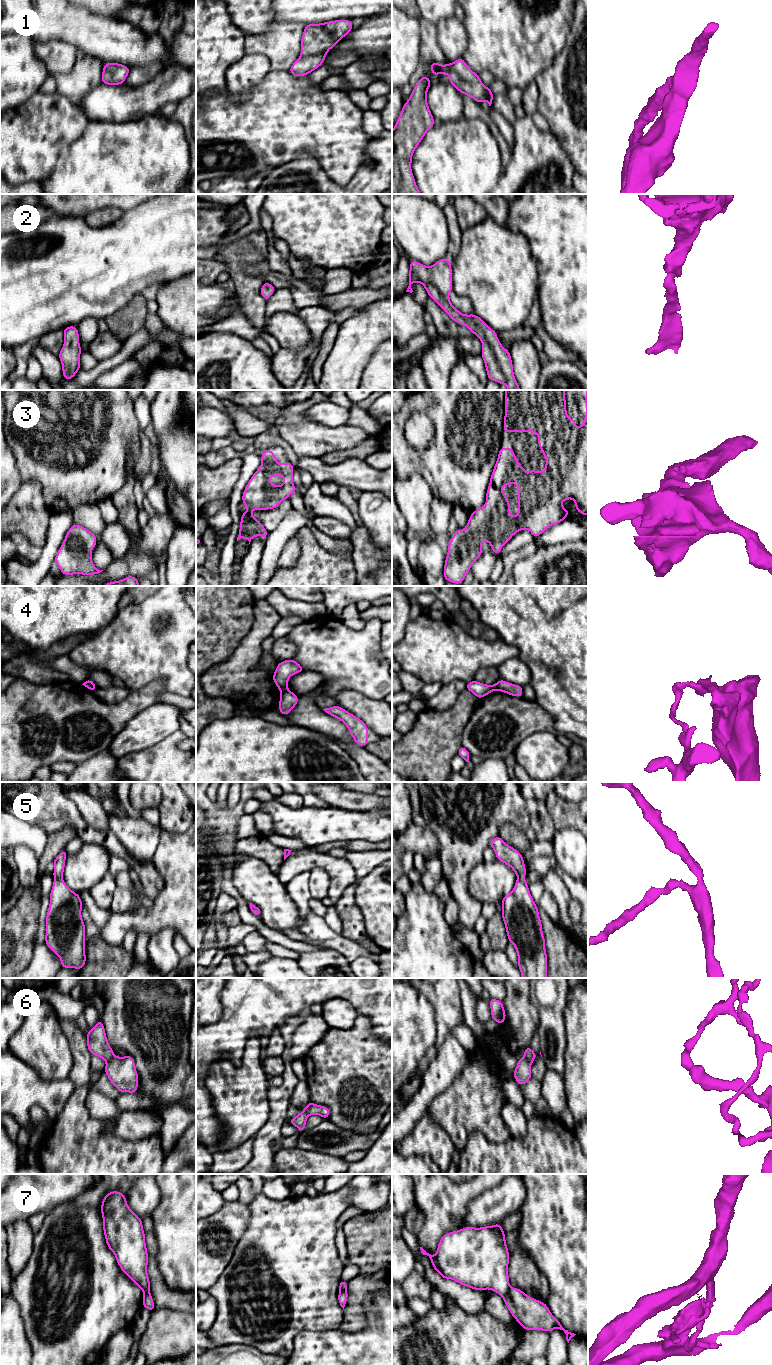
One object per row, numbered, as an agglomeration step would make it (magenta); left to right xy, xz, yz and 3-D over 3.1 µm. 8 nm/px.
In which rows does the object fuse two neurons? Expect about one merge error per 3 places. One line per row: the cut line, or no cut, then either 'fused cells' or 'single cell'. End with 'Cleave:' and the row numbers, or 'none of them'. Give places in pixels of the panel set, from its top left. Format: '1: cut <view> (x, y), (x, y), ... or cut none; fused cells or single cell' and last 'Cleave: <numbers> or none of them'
1: cut none; single cell
2: cut none; single cell
3: cut none; single cell
4: cut yz (496, 683), (497, 689); fused cells
5: cut none; single cell
6: cut xy (114, 1056), (107, 1063); fused cells
7: cut yz (510, 1288), (503, 1297); fused cells
Cleave: 4, 6, 7

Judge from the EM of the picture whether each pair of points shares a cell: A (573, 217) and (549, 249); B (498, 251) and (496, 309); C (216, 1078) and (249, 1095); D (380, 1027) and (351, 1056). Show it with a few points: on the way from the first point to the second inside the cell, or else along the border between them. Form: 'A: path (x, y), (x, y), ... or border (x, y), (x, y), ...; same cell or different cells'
A: path (573, 225), (557, 241); same cell
B: path (498, 265), (498, 295); same cell
C: path (224, 1081), (241, 1095); same cell
D: border (370, 1029), (381, 1041); different cells

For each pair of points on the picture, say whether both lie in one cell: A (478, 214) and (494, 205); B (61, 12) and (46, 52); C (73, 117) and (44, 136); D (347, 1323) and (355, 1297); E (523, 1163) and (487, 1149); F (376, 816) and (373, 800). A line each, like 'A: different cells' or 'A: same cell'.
A: different cells
B: different cells
C: same cell
D: same cell
E: same cell
F: different cells

